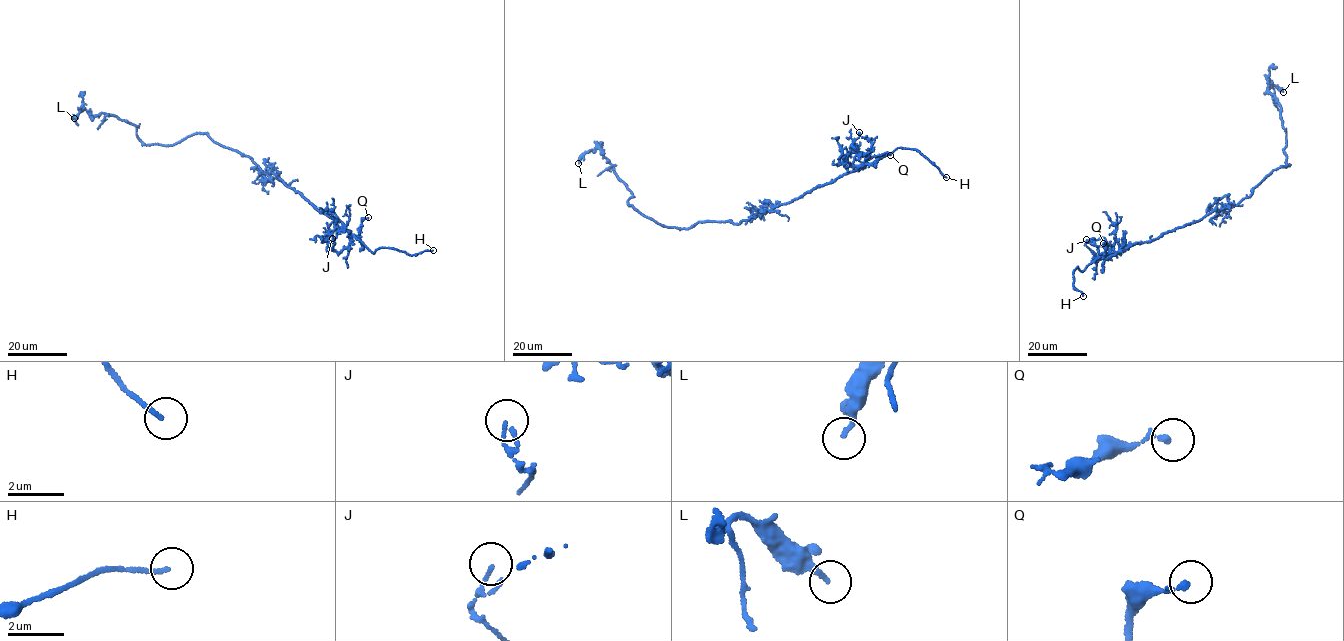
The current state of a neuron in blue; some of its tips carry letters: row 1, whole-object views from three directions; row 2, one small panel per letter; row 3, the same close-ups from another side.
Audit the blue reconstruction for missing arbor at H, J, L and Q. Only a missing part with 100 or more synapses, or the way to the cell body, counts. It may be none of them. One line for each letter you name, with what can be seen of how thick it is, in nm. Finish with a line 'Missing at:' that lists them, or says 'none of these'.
H: calibre 150 nm
Missing at: H

